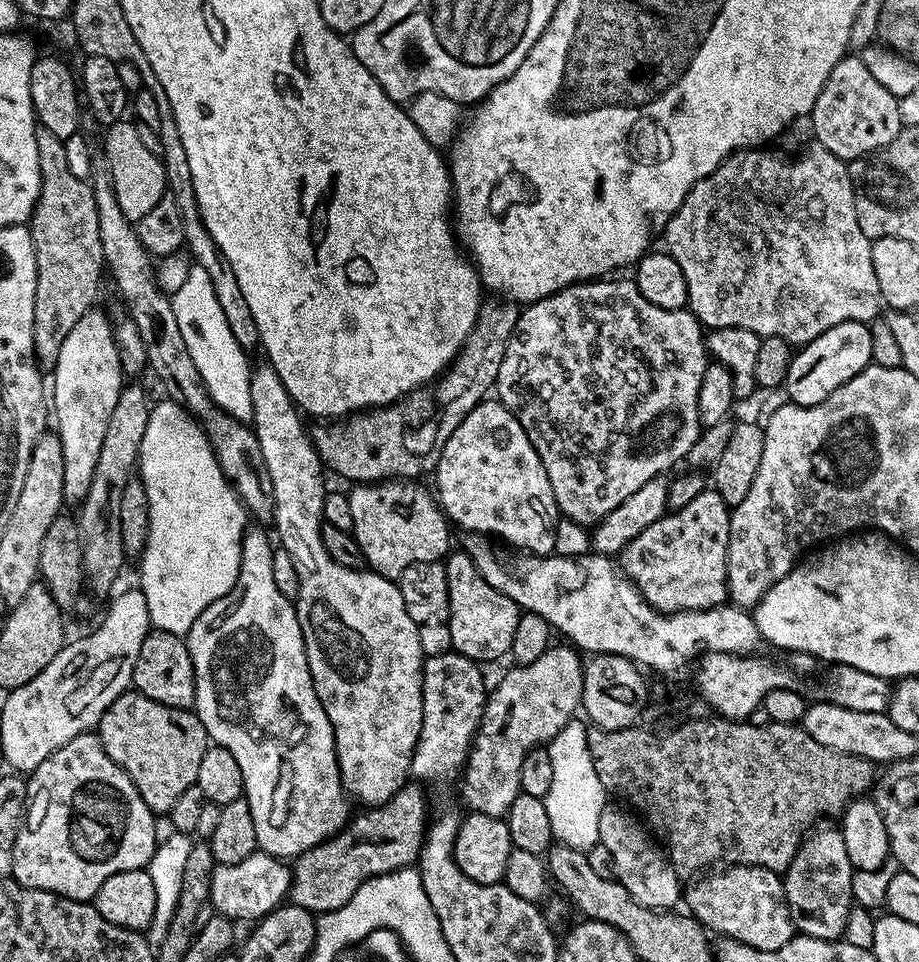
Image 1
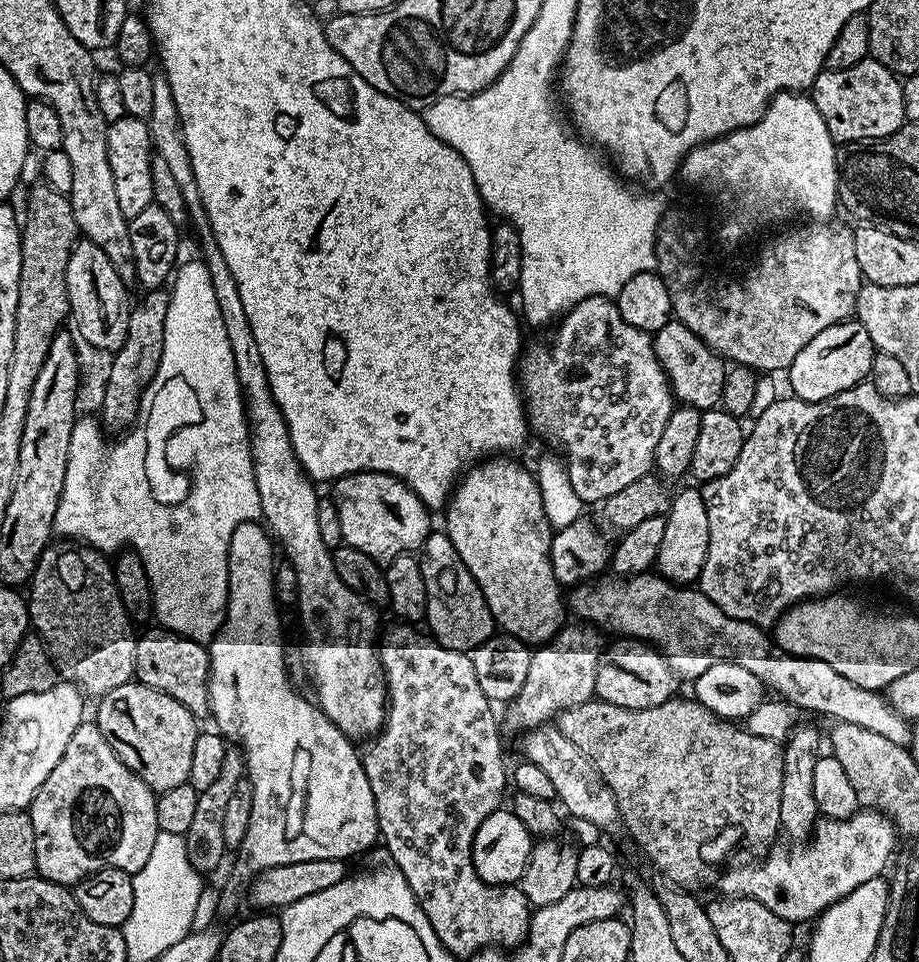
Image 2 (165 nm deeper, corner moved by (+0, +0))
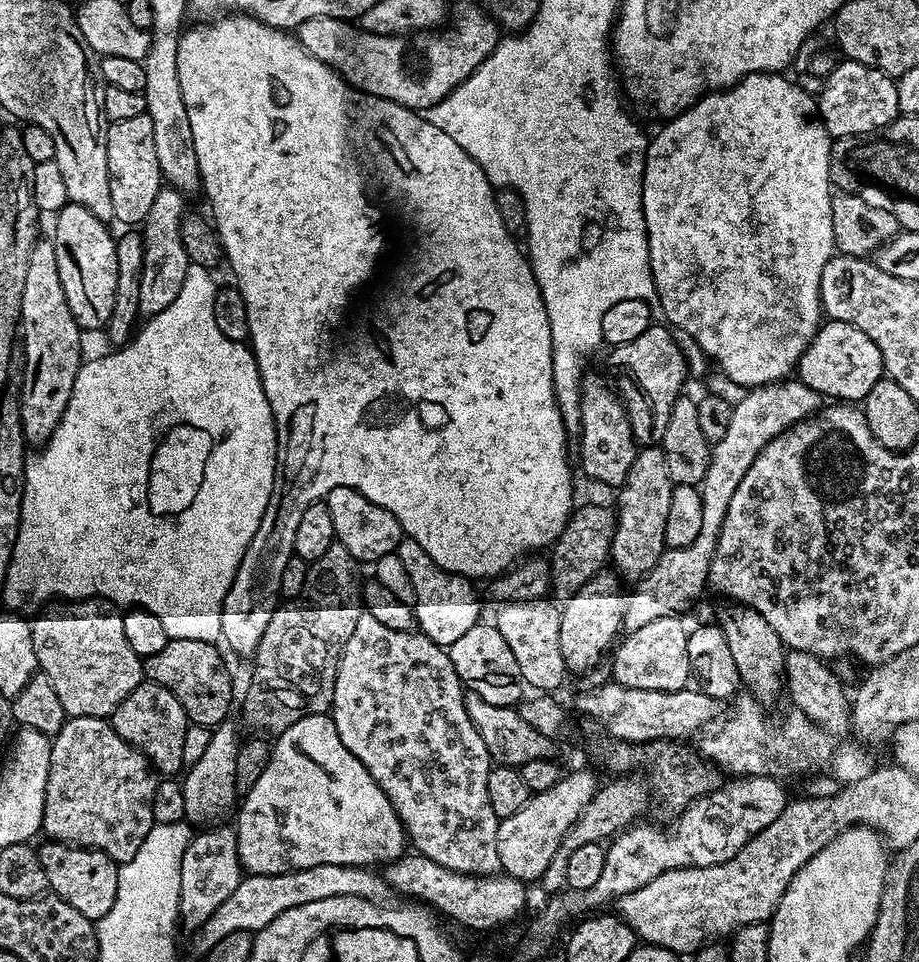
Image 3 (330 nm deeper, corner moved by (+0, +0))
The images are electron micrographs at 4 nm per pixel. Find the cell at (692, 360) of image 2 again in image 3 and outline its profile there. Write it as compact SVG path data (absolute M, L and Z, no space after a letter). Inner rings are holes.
M654 322L645 332L638 334L634 342L615 345L611 352L613 366L620 372L628 372L629 378L636 383L641 398L648 403L627 405L628 420L632 424L632 435L635 436L637 445L659 445L664 438L666 422L670 422L670 410L674 410L674 402L685 391L684 380L688 376L684 351L680 349L673 329Z

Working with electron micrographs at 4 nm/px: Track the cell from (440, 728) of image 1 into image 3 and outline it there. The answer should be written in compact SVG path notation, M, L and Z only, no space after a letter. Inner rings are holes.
M361 611L358 626L354 626L354 634L350 634L350 642L346 642L340 655L330 715L338 730L338 738L342 738L342 746L346 746L346 750L350 750L350 754L354 754L354 758L358 758L358 762L362 762L369 774L376 779L402 822L407 843L411 847L413 844L416 847L413 849L419 855L430 858L430 862L438 862L438 866L446 866L446 870L454 870L458 874L494 876L501 871L498 858L498 826L501 817L494 814L490 806L490 793L486 790L486 782L492 773L494 761L486 750L486 742L482 742L482 734L478 734L474 722L470 722L470 714L464 701L465 691L464 684L455 672L454 663L441 645L435 644L419 630L410 632L390 630L390 626L382 626L382 622L377 622L369 612Z

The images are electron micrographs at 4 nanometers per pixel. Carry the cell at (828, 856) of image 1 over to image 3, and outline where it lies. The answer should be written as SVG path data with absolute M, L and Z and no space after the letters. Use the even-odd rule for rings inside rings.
M724 602L716 612L715 623L726 638L726 646L730 646L730 655L738 666L741 685L761 702L768 702L771 696L776 696L779 692L781 695L786 688L786 649L778 634L774 634L774 626L770 626L770 622L766 622L766 618L758 614L758 610L735 602Z

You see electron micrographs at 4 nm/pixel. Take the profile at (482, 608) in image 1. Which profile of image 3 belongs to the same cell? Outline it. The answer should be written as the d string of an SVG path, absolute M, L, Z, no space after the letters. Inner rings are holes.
M401 539L398 555L402 558L402 566L406 566L406 574L410 574L410 582L414 586L414 611L419 631L435 644L449 646L478 623L481 619L480 600L472 589L475 588L473 581L466 576L439 568L430 558L430 554L426 554L426 550L422 550L422 546L418 546L418 542L413 540Z

